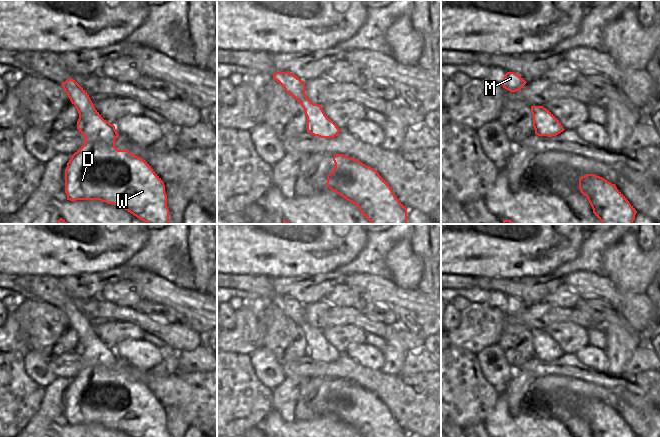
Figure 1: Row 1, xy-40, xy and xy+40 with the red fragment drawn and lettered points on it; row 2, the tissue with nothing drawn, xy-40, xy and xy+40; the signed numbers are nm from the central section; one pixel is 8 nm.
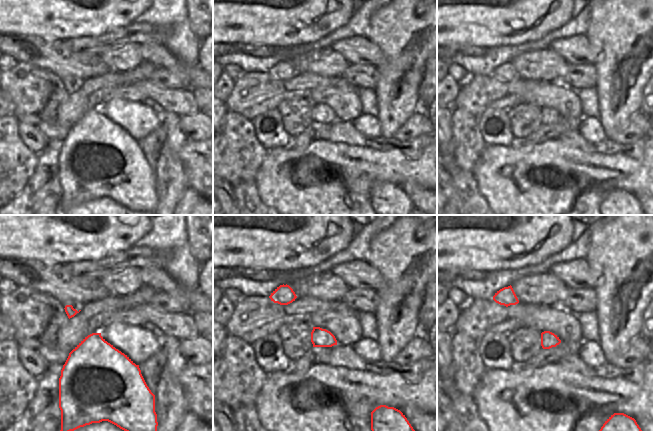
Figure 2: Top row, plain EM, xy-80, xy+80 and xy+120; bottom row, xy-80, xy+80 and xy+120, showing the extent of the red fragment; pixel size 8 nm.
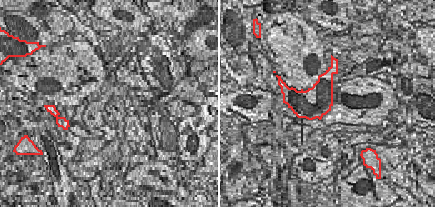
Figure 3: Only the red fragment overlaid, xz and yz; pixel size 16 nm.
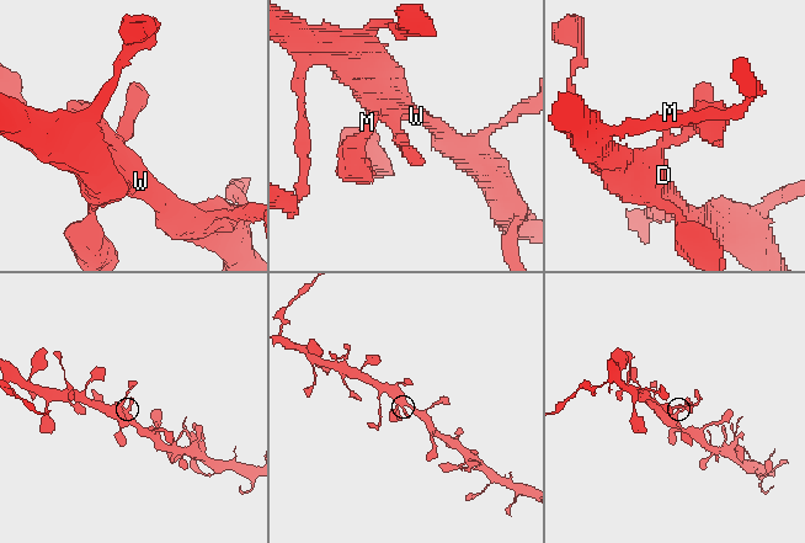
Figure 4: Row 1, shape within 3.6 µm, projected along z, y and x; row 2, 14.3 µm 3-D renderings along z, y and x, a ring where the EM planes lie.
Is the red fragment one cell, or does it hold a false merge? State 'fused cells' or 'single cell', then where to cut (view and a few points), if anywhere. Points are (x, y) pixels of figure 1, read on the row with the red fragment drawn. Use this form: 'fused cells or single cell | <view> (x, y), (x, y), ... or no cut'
single cell | no cut

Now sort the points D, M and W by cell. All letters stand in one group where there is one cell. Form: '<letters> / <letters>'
D M W

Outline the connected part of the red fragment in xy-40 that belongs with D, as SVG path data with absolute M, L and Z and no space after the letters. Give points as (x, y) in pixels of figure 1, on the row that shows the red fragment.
M70 78L61 85L79 113L77 129L85 137L85 143L72 155L65 169L67 200L100 200L124 208L147 224L168 224L167 195L161 178L145 160L115 147L115 139L119 137L115 126L101 117L75 80Z

